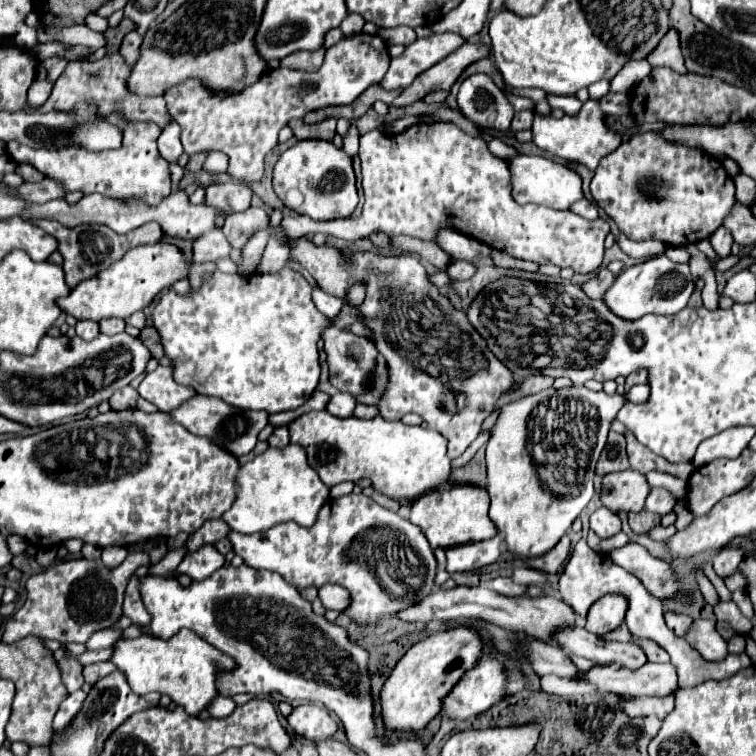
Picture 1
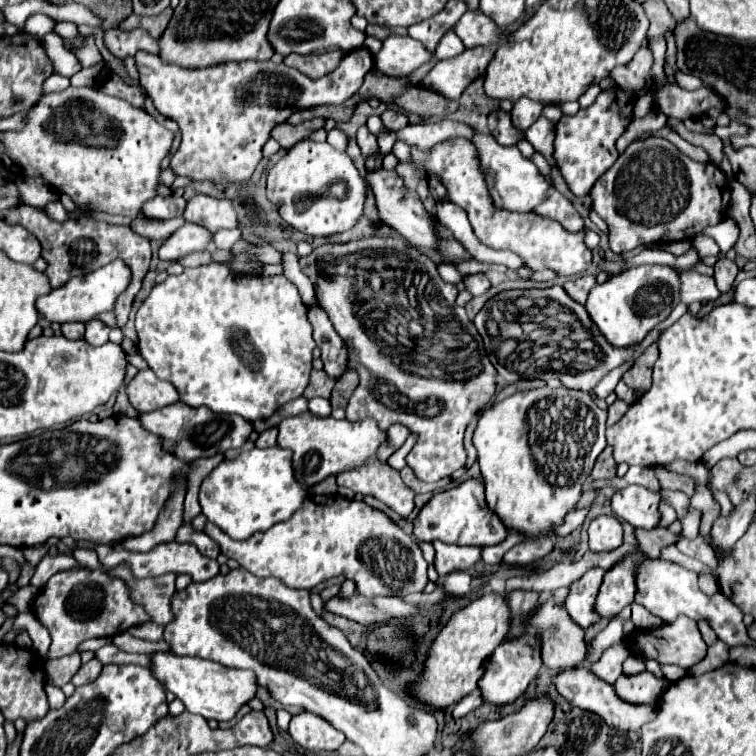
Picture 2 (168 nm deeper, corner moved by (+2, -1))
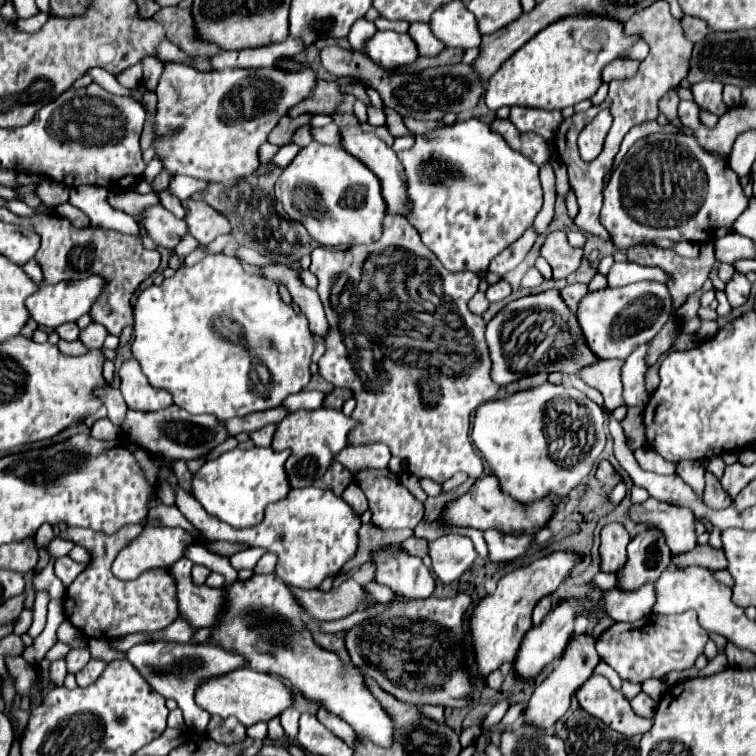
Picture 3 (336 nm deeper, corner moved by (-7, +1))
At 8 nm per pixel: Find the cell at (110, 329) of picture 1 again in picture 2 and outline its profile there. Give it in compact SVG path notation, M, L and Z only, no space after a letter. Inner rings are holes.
M91 320L91 322L87 322L85 340L93 346L101 346L109 340L109 332L111 332L111 328L107 324L103 324L101 320Z

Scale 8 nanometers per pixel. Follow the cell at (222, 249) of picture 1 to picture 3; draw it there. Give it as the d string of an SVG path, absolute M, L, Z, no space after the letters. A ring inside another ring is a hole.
M160 204L142 210L142 220L140 220L138 224L146 230L146 234L148 234L158 246L164 246L164 248L168 248L168 250L176 248L176 244L180 242L180 238L182 238L184 234L188 234L186 222L174 218L174 216L172 216L164 206L160 206Z

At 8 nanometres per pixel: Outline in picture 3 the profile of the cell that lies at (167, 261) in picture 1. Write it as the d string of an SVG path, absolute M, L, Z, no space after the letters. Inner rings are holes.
M90 276L76 282L60 282L60 284L40 284L40 288L26 298L28 314L32 320L38 322L40 328L58 328L64 322L76 322L80 316L88 314L90 306L96 302L96 298L102 294L104 280L98 276Z

